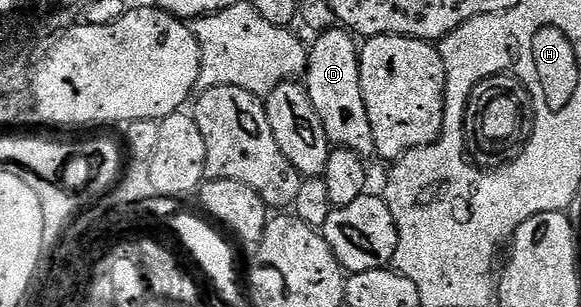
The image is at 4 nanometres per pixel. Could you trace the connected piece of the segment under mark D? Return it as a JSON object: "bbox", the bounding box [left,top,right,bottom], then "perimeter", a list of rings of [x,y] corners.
{"bbox":[306,26,375,158],"perimeter":[[[337,26],[329,32],[319,33],[313,40],[316,41],[308,48],[306,87],[318,118],[322,118],[322,126],[328,135],[329,144],[337,148],[345,148],[365,158],[375,157],[374,134],[370,130],[370,118],[366,114],[366,102],[362,98],[360,89],[360,53],[358,44],[355,44],[357,41],[354,39],[353,33]]]}

